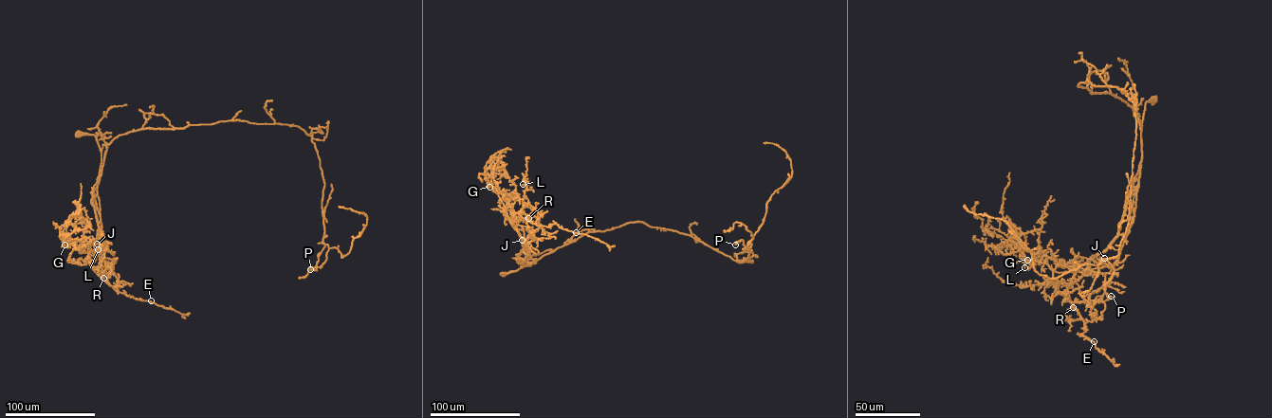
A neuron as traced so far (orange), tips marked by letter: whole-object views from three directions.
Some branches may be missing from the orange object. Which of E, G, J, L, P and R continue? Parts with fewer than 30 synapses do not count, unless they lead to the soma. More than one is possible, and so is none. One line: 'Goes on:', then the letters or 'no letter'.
Goes on: J

